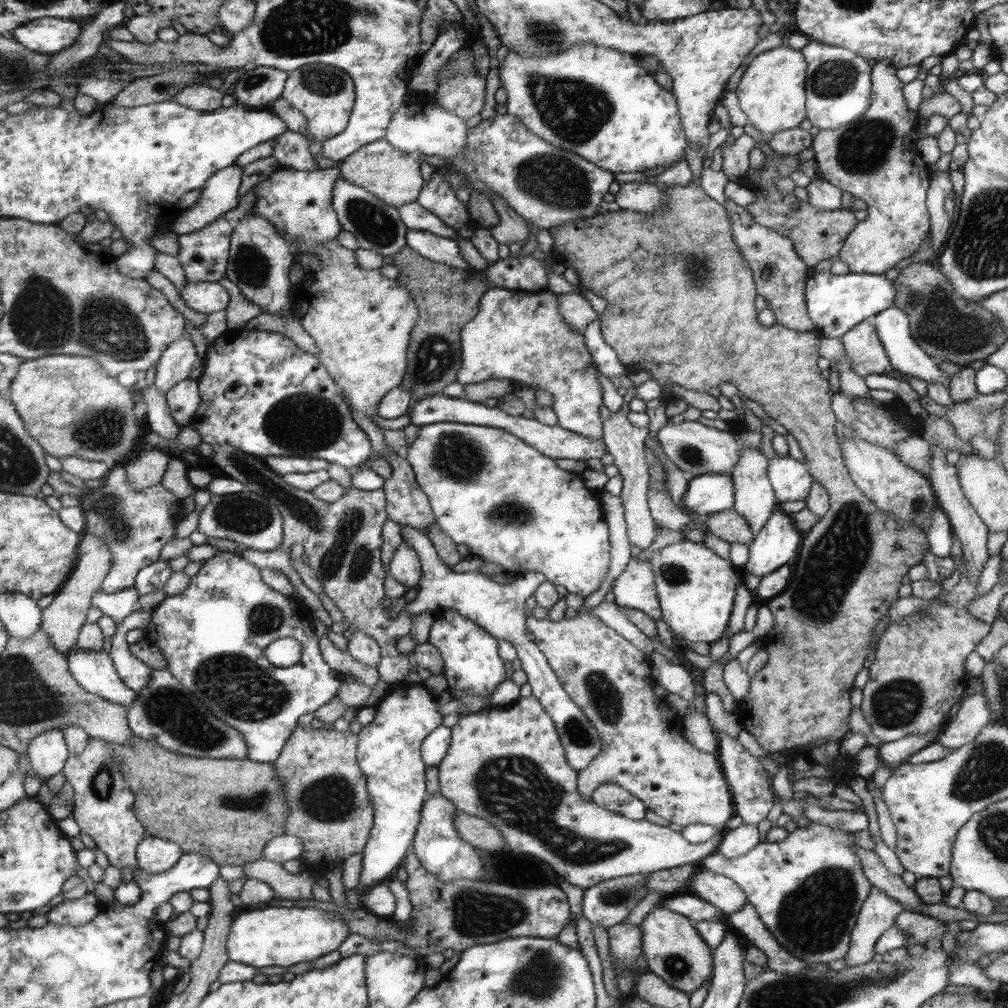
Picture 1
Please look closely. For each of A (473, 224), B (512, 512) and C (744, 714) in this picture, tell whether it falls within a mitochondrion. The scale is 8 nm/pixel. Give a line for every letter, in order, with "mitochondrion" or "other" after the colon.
A: other
B: mitochondrion
C: other

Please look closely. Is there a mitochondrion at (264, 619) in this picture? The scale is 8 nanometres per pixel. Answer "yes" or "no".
yes

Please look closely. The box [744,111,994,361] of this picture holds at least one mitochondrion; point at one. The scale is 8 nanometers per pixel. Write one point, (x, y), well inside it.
(862, 149)

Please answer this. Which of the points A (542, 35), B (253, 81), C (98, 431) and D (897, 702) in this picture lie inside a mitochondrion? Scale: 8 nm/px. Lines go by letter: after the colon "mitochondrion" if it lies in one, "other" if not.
A: mitochondrion
B: mitochondrion
C: mitochondrion
D: mitochondrion

